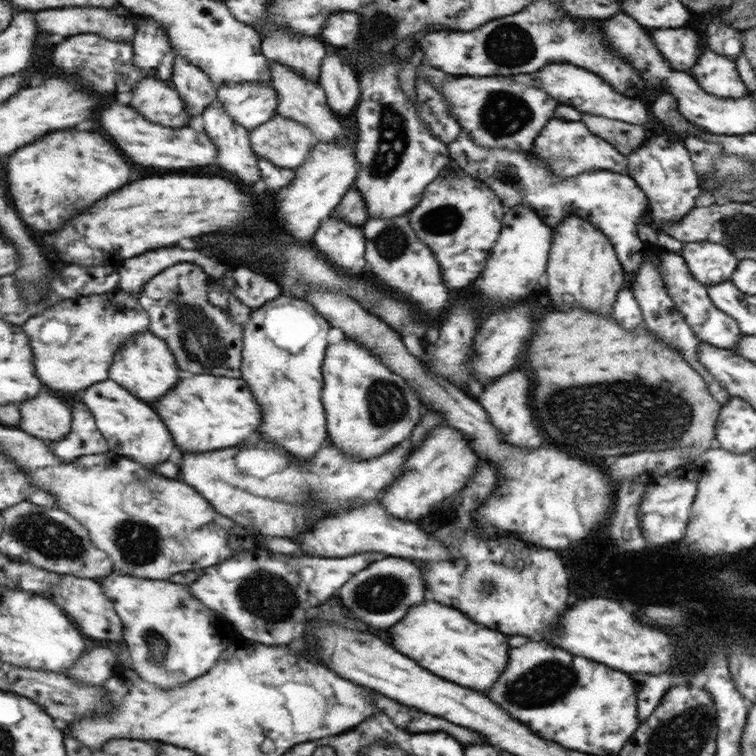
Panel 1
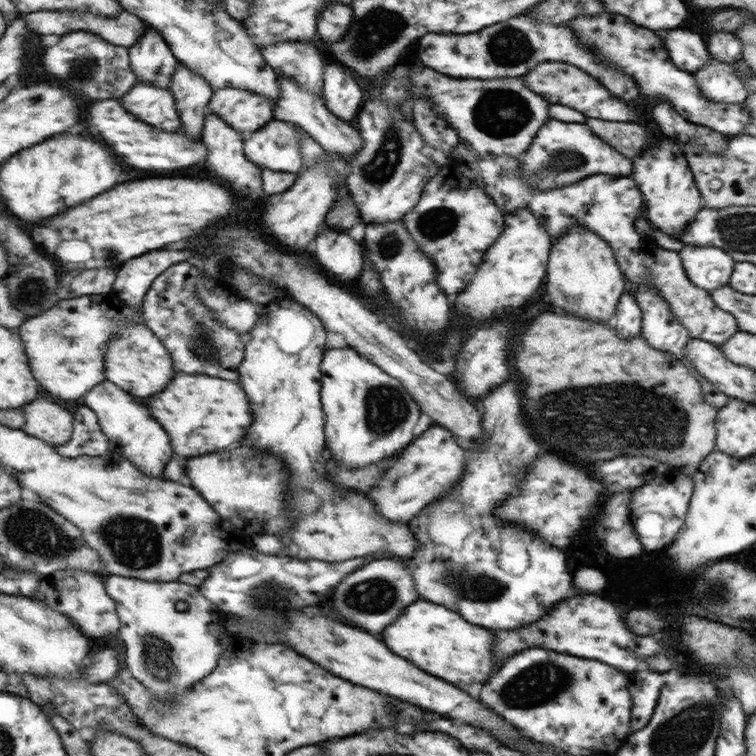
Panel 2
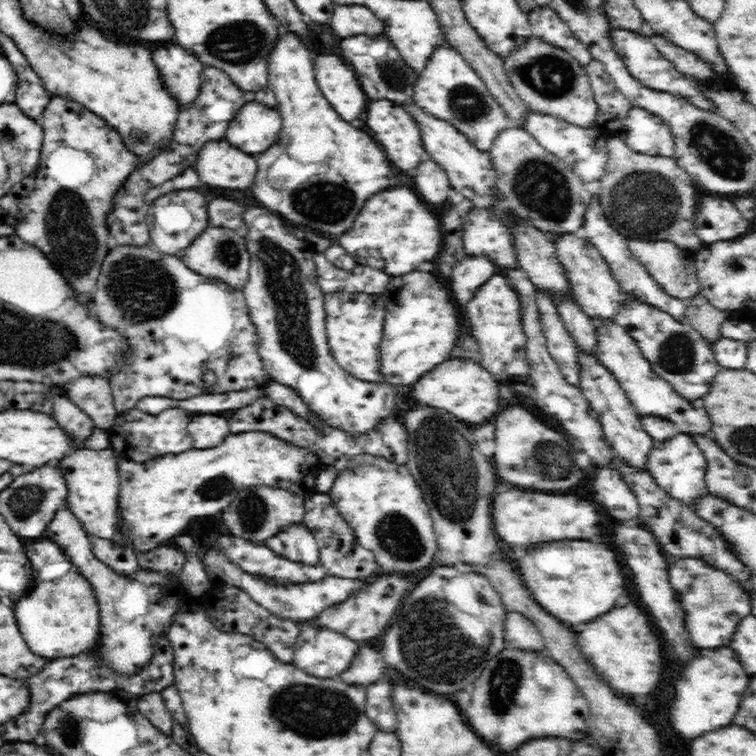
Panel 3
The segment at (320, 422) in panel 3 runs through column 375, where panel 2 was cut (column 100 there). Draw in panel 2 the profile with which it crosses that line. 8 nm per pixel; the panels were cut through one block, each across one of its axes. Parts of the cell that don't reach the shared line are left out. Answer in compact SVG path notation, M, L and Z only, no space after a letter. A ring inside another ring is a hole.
M81 402L81 408L74 413L74 431L72 441L57 448L67 458L83 455L103 456L113 448L108 436L103 432L95 411Z

